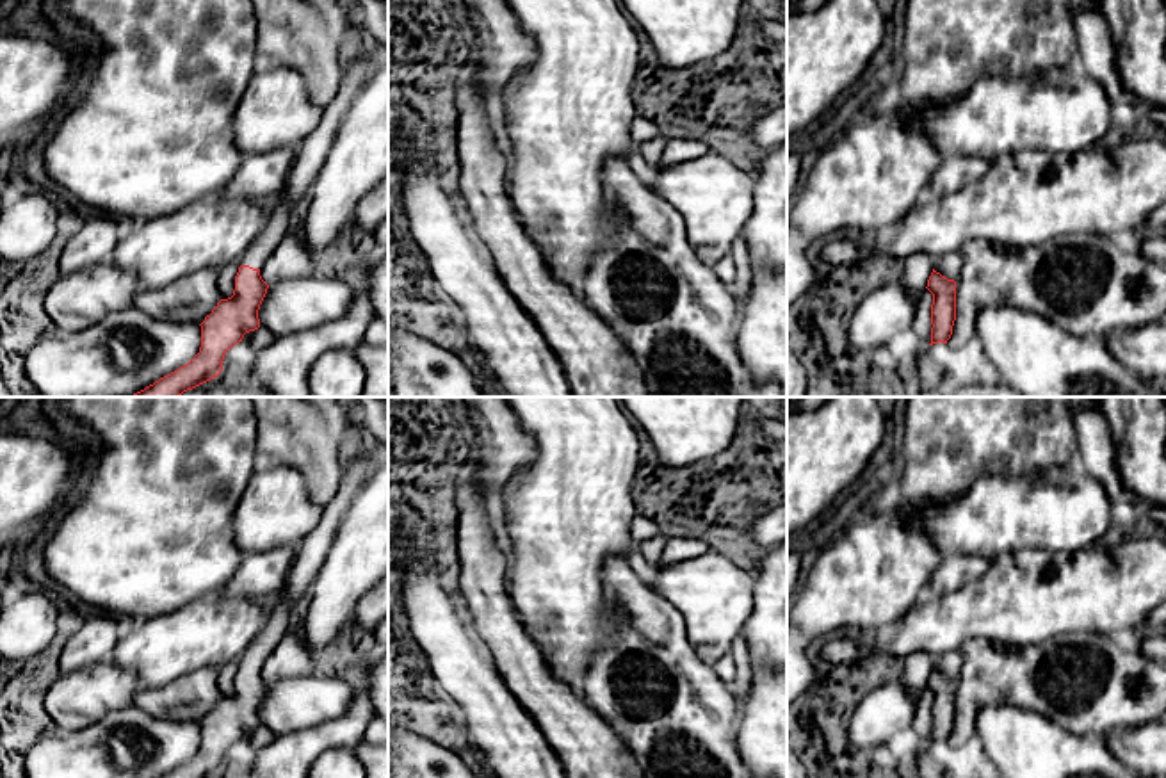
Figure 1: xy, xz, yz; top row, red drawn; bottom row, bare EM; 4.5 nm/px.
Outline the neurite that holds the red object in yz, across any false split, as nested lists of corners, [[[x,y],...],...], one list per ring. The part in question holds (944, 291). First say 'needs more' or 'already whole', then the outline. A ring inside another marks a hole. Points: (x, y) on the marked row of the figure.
already whole; [[[933,269],[927,287],[933,294],[931,304],[931,344],[947,344],[952,335],[952,326],[956,320],[956,281],[947,280]]]

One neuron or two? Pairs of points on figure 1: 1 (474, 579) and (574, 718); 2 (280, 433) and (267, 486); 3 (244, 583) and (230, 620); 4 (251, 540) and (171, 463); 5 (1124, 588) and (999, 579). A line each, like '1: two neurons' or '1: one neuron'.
1: one neuron
2: two neurons
3: two neurons
4: two neurons
5: one neuron

